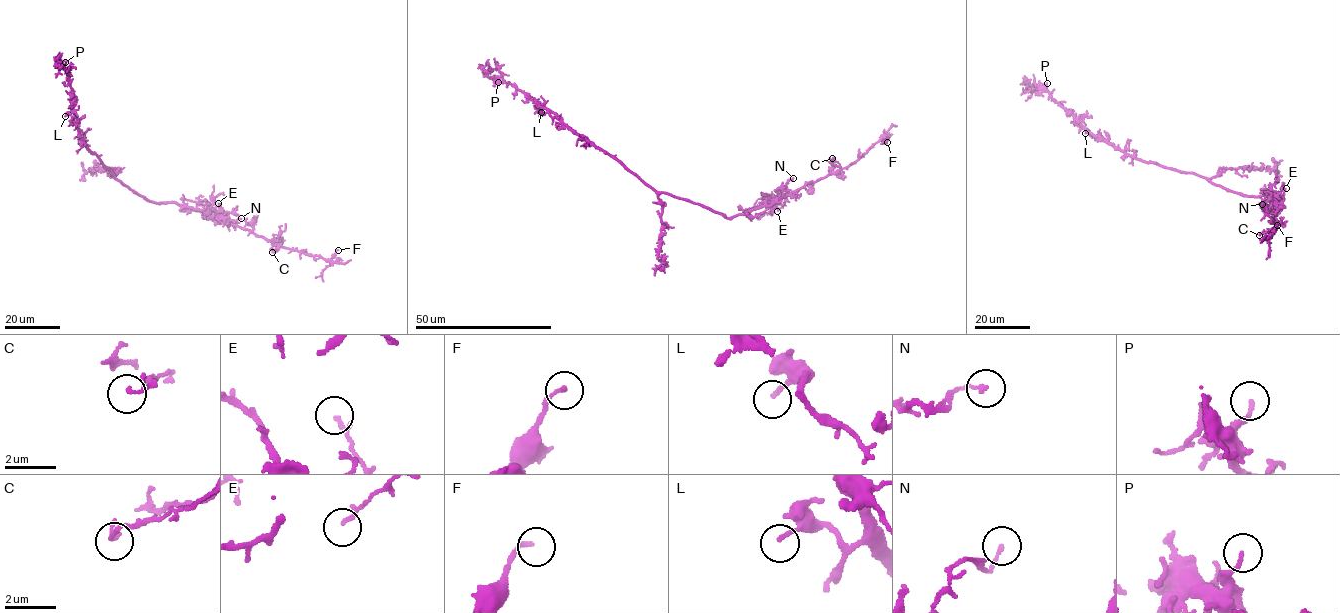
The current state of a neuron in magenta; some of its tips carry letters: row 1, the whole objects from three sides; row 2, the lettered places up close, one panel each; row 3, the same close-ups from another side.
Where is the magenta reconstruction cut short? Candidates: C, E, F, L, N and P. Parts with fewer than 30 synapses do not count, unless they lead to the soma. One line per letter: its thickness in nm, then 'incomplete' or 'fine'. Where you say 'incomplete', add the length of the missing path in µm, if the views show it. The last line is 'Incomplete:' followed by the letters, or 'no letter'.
C: 150 nm | fine
E: 100 nm | fine
F: 160 nm | fine
L: 150 nm | fine
N: 120 nm | fine
P: 160 nm | fine
Incomplete: no letter

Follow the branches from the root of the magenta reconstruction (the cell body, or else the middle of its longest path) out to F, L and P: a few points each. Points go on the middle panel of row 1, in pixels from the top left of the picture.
F: (683, 200), (733, 218), (781, 196), (791, 195), (807, 183), (847, 167), (882, 138), (887, 142)
L: (683, 200), (652, 189), (553, 113), (541, 112)
P: (683, 200), (647, 186), (549, 109), (509, 83), (498, 82)

